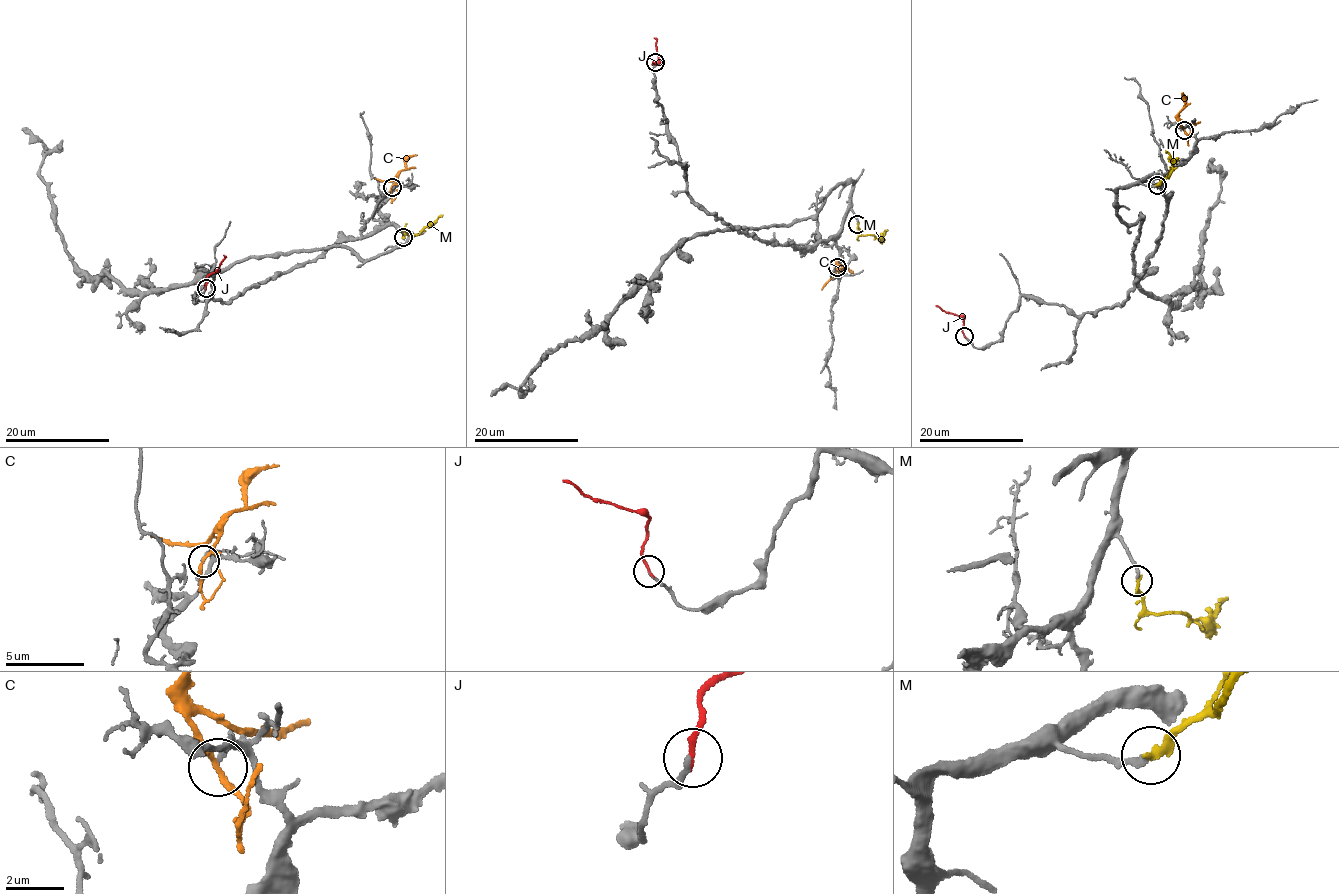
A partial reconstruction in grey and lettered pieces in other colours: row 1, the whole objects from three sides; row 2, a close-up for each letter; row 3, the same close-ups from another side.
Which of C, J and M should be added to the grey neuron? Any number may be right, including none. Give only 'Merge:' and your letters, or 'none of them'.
Merge: J, M

